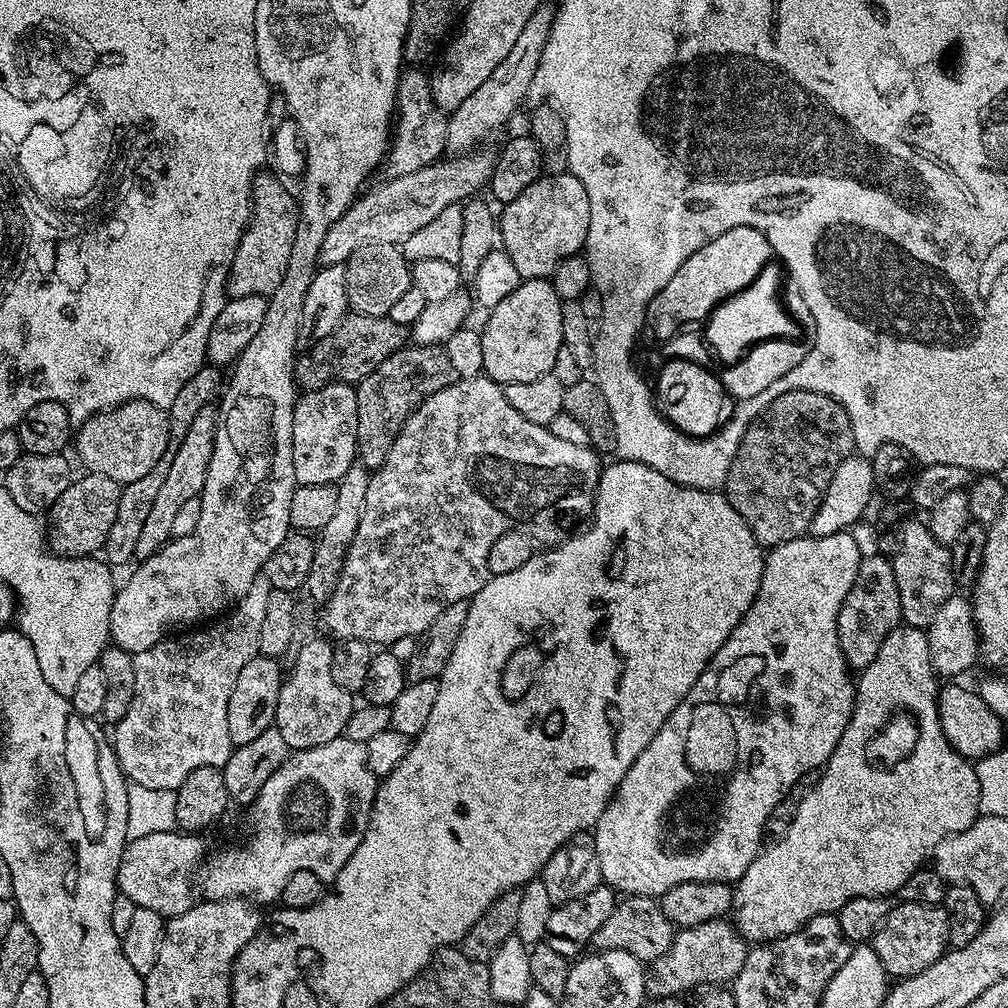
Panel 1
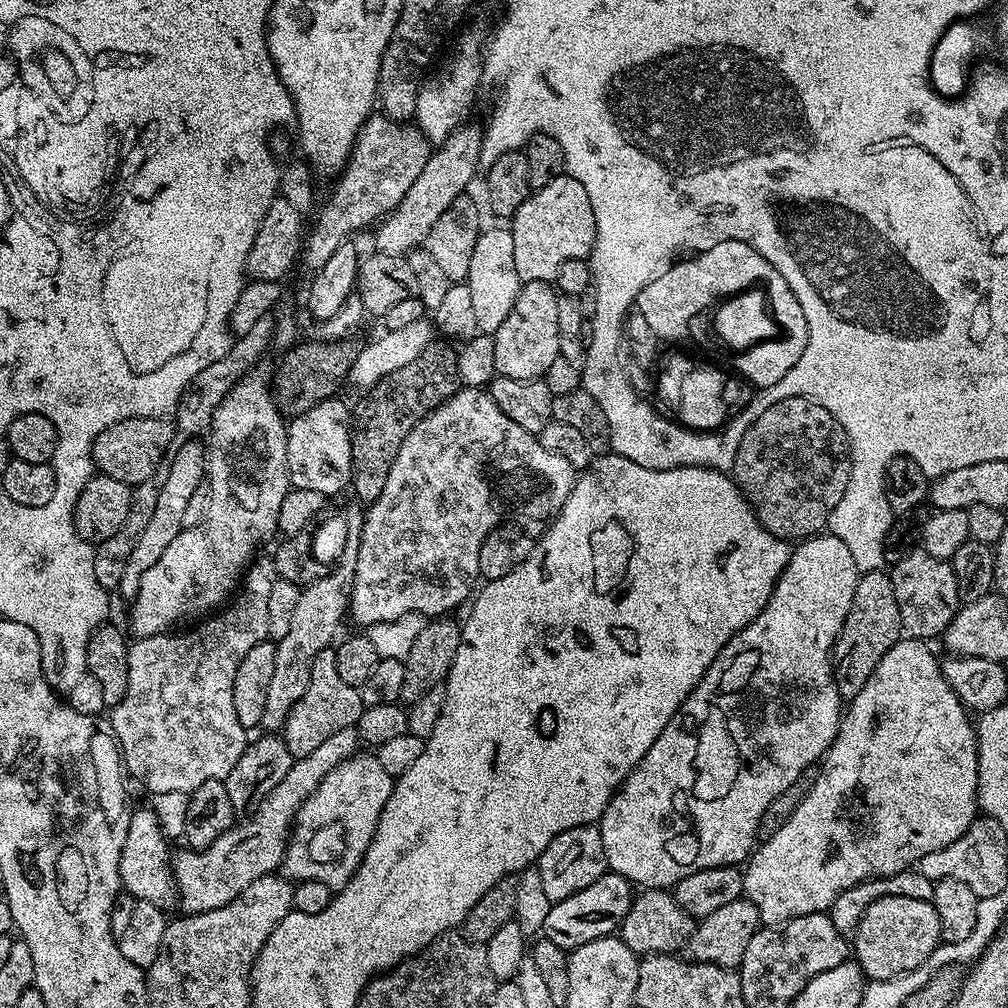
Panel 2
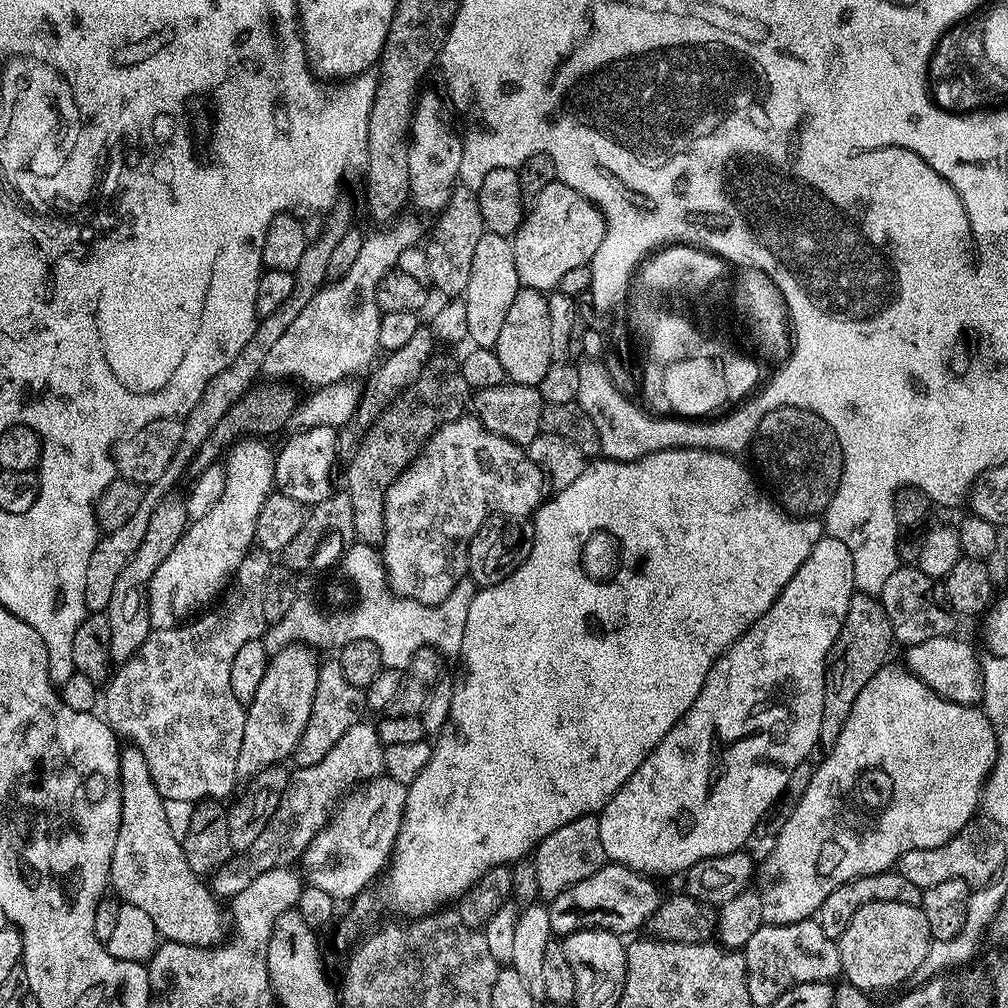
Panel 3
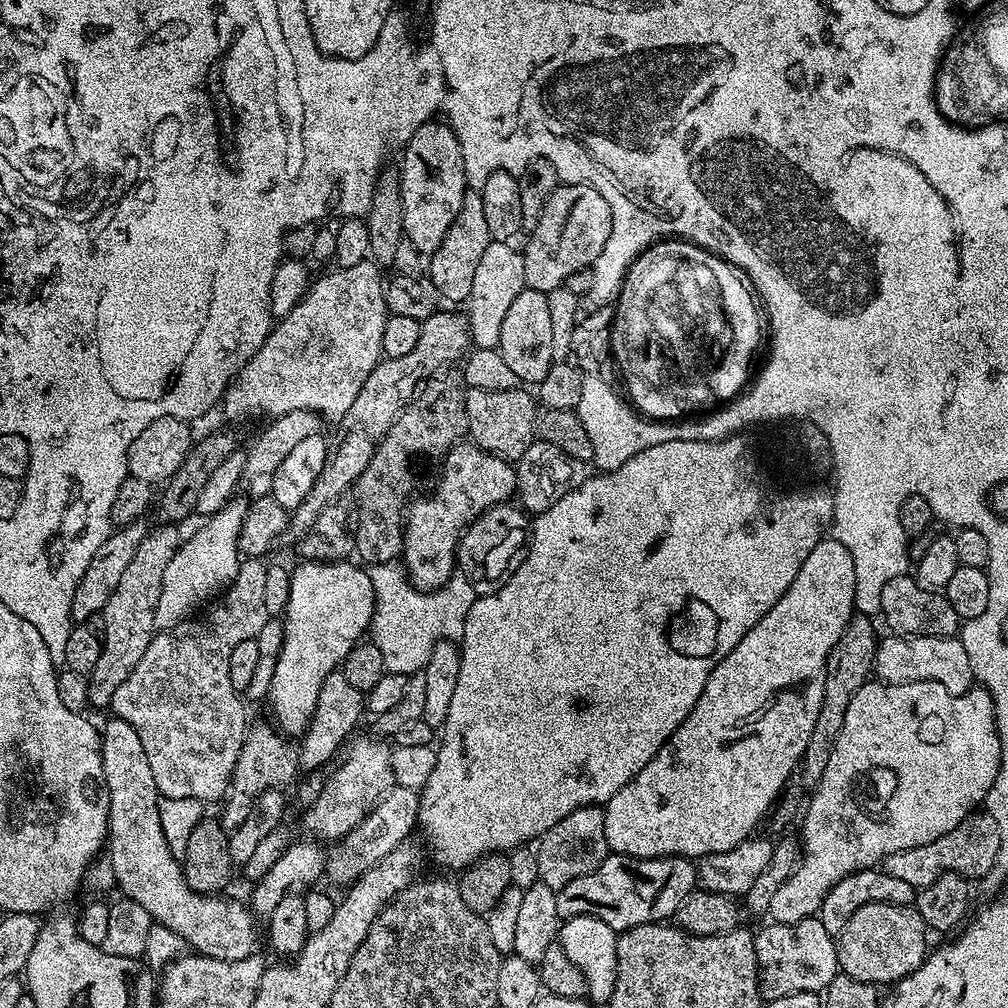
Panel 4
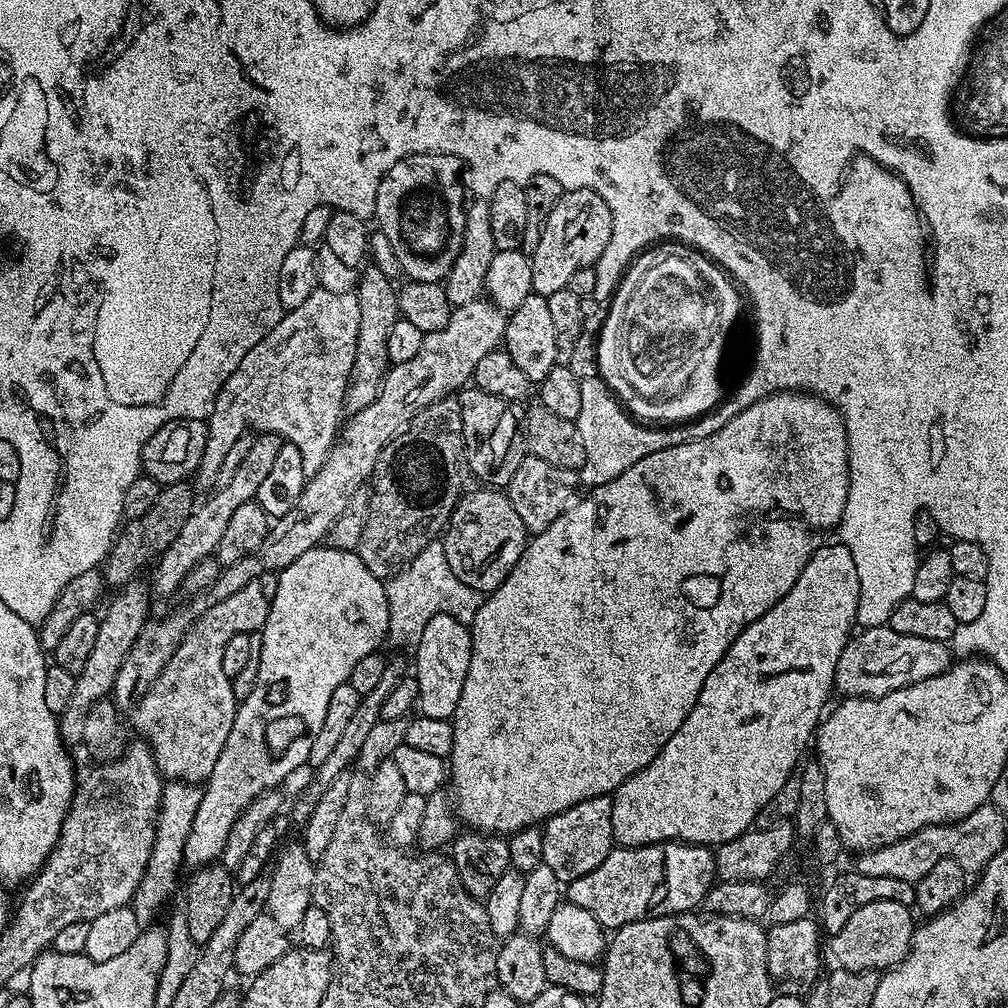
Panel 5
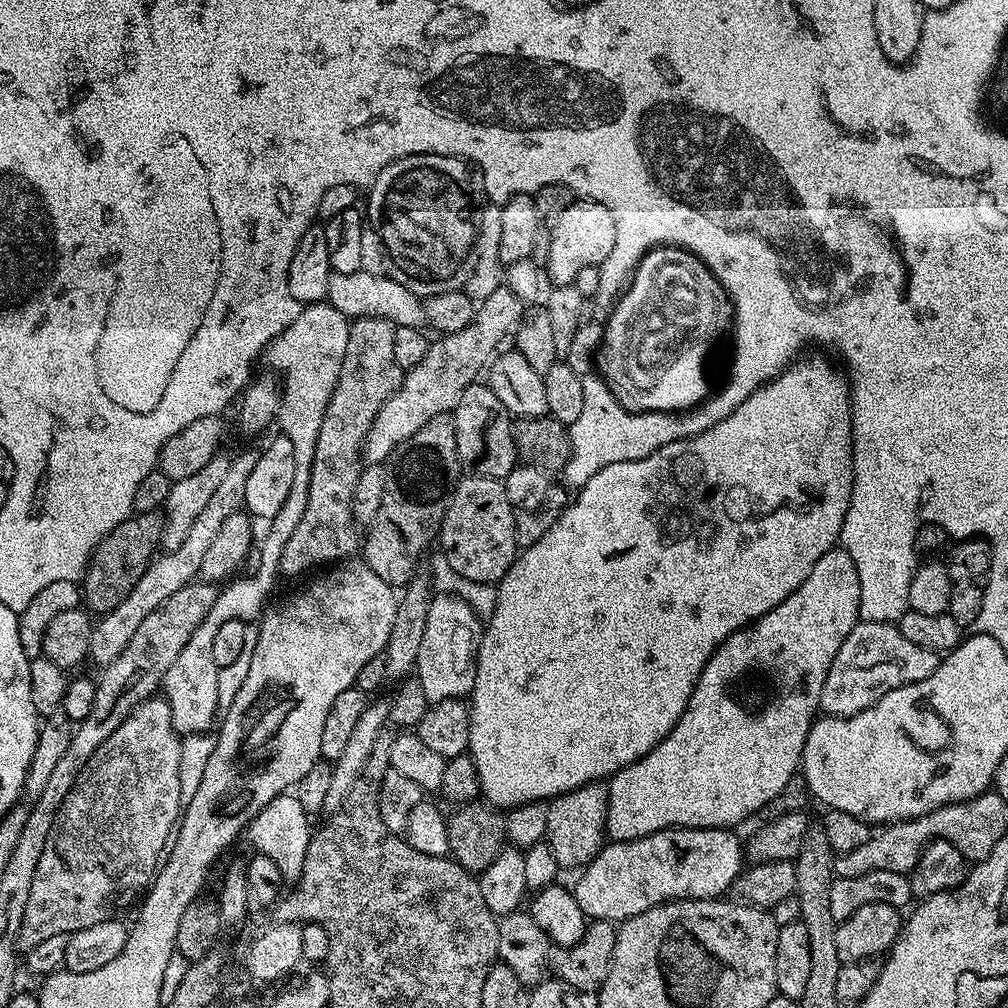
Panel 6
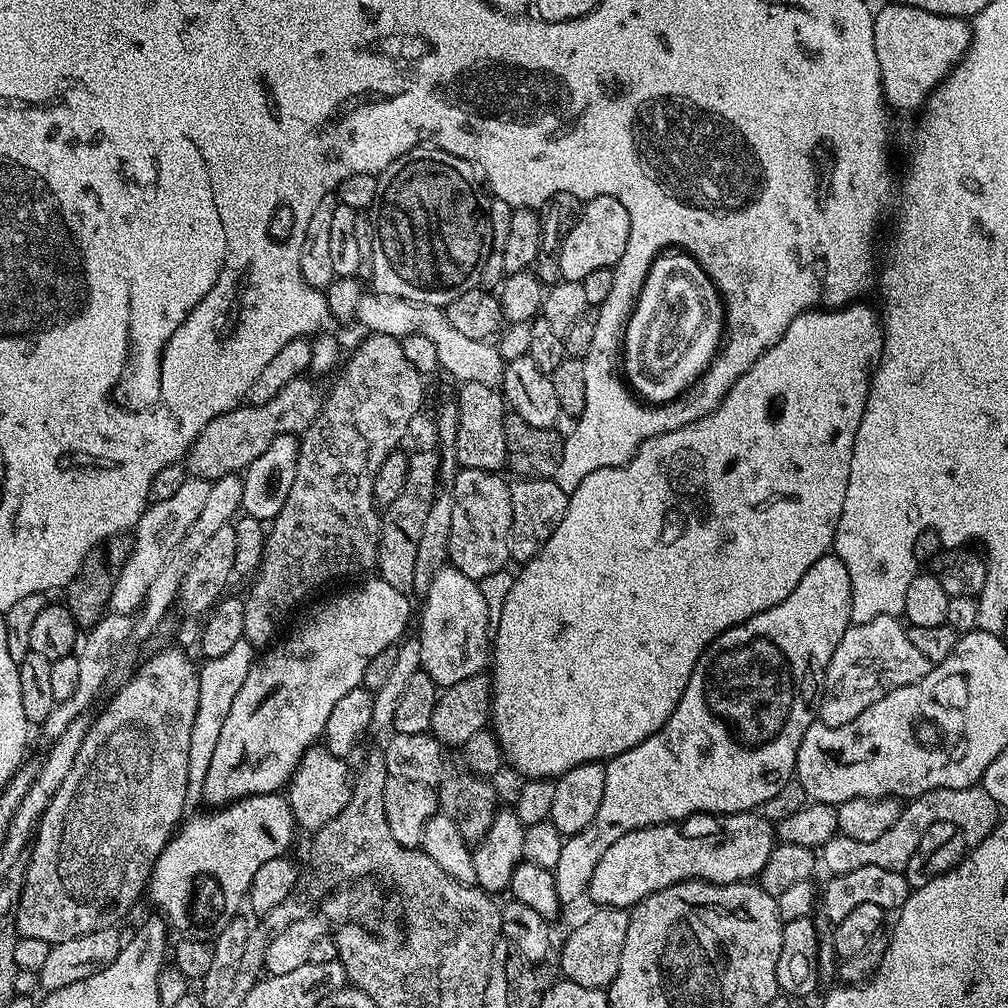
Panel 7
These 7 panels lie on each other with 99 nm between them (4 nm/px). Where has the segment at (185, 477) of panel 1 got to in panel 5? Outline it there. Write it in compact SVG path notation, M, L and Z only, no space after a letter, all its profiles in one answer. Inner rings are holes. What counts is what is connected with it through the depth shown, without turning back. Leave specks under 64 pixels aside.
M137 578L123 585L120 592L112 601L107 601L108 609L102 612L102 619L98 626L98 635L94 641L94 651L90 654L86 666L75 673L76 685L74 694L70 698L70 705L60 714L60 737L67 745L80 744L83 741L84 727L86 727L86 714L96 700L107 697L113 691L115 678L123 660L130 653L138 634L141 634L145 623L150 619L148 613L148 596L150 588L143 579Z

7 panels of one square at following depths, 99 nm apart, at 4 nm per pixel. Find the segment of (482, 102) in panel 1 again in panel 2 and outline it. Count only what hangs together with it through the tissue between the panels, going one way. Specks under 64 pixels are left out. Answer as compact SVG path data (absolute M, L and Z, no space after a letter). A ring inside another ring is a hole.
M465 122L460 127L455 128L449 136L444 139L444 143L433 151L432 157L426 162L426 167L422 169L422 174L418 174L418 182L406 190L402 202L379 223L380 229L376 232L375 251L385 252L391 256L404 256L414 248L423 245L424 240L430 234L430 226L446 214L446 210L454 202L454 198L465 195L469 191L468 183L475 178L476 172L481 169L480 155L482 154L482 142L484 141L484 128L481 125Z

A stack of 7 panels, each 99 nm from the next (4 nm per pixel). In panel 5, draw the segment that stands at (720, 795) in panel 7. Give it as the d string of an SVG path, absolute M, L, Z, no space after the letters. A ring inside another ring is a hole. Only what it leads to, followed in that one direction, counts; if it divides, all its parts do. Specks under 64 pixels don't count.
M824 543L806 562L806 570L798 574L798 582L794 582L794 586L790 586L788 593L773 608L766 610L762 618L758 618L750 627L742 630L742 634L738 634L738 638L726 650L718 666L710 670L698 694L698 702L694 702L694 710L690 710L690 714L686 714L686 722L682 722L682 726L674 730L674 738L670 738L670 742L662 746L659 754L645 768L638 770L638 774L626 778L626 782L622 782L622 786L616 789L612 796L612 828L615 839L622 842L623 847L637 848L643 844L662 844L669 840L679 840L685 844L715 846L730 842L753 827L755 816L766 806L766 802L775 798L786 780L790 778L792 771L801 763L800 755L807 748L809 751L813 743L816 729L826 712L824 703L827 702L828 695L833 695L834 692L836 663L854 632L859 593L858 570L854 567L854 554L850 554L845 544Z

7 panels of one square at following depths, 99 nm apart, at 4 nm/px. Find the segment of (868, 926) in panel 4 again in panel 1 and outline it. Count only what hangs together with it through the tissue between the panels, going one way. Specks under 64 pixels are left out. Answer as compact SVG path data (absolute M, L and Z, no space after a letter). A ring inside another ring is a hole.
M905 904L889 907L888 916L880 924L870 941L871 948L882 960L889 977L903 978L922 974L926 966L934 966L949 947L948 916L943 907L934 904Z

